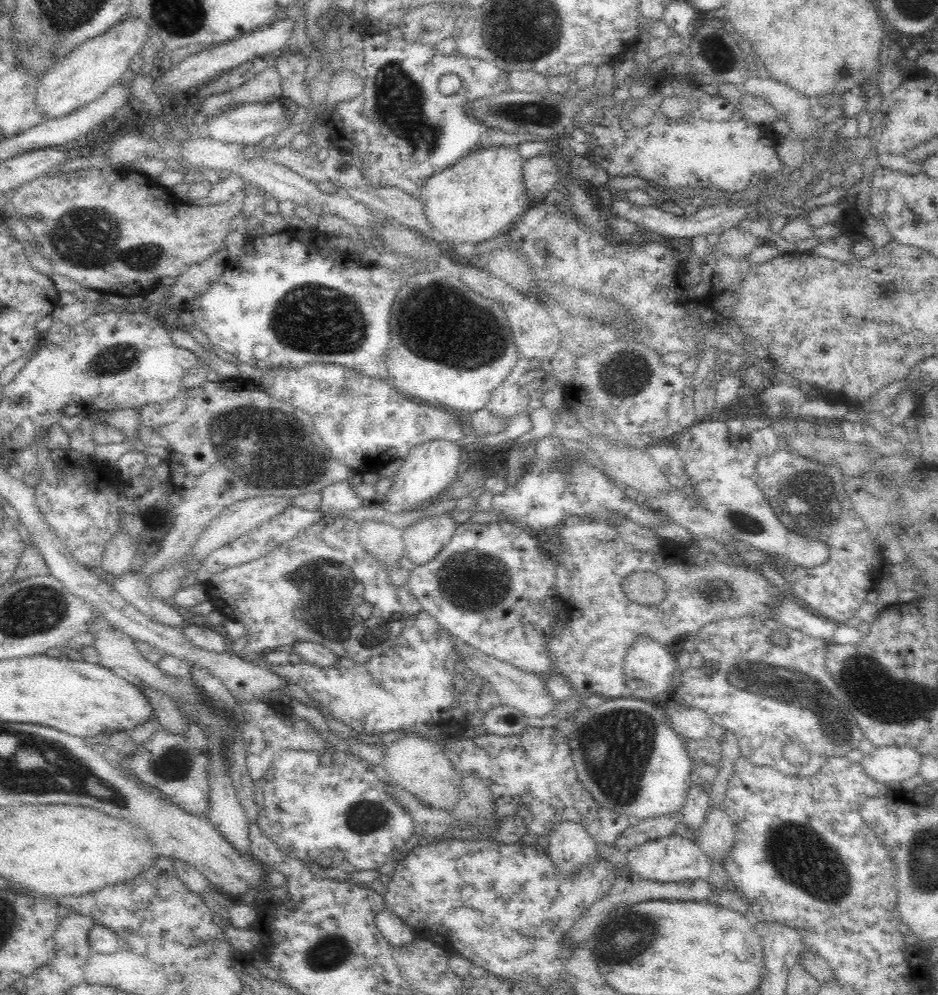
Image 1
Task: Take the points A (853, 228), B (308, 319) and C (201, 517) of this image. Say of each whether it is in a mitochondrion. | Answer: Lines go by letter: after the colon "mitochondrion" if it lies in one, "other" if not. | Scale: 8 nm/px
A: other
B: mitochondrion
C: other

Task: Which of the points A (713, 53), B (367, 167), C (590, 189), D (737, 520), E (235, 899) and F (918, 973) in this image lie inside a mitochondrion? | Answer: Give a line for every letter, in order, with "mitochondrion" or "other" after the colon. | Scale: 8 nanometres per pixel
A: mitochondrion
B: other
C: mitochondrion
D: mitochondrion
E: other
F: other

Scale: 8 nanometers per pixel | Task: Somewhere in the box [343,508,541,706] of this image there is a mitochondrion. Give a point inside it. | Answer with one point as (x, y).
(469, 583)

